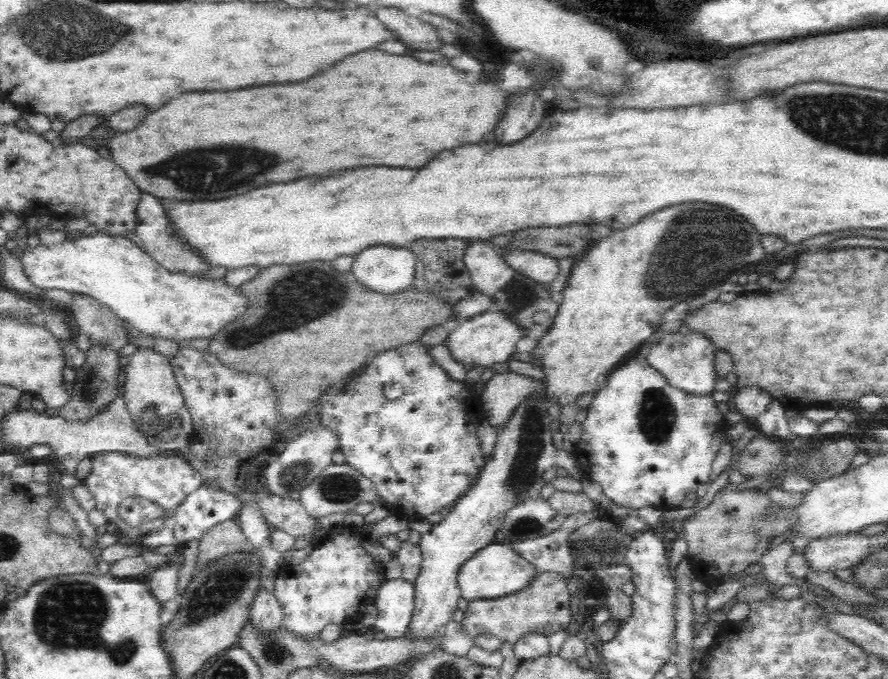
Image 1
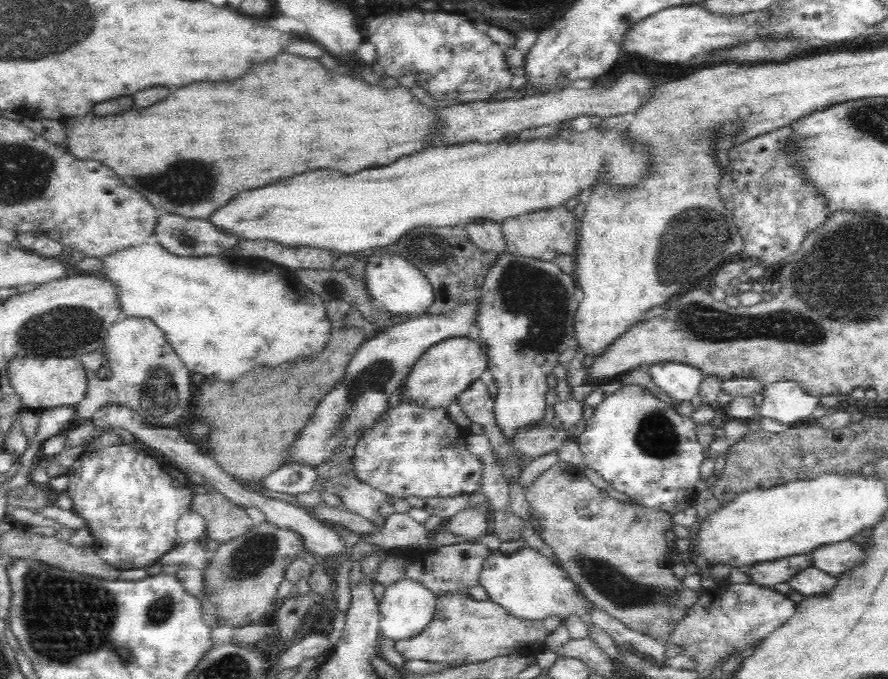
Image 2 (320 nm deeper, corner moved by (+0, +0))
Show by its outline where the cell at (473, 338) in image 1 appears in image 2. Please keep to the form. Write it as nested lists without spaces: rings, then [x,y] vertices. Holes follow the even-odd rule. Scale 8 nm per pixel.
[[[456,337],[443,340],[429,348],[412,367],[402,382],[402,398],[416,407],[437,409],[457,402],[458,396],[470,388],[474,380],[488,370],[488,359],[481,342],[474,342],[467,337]]]

